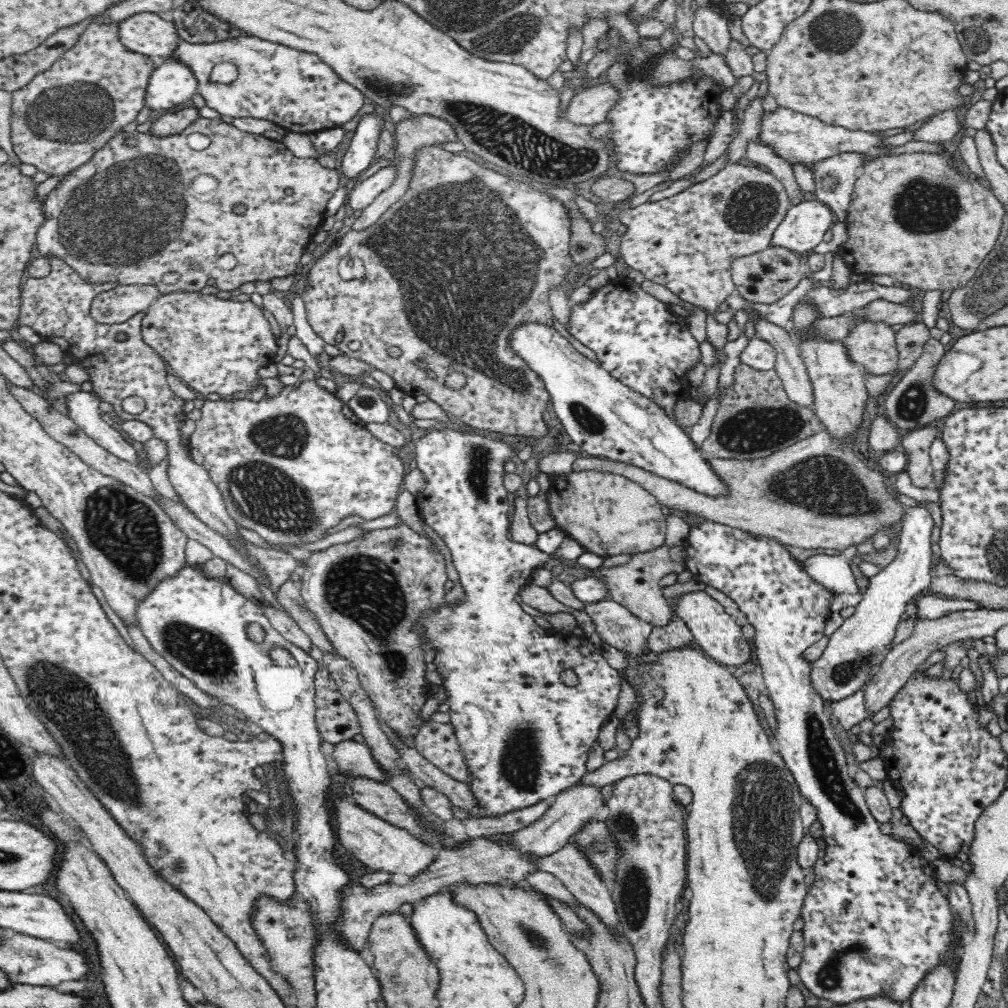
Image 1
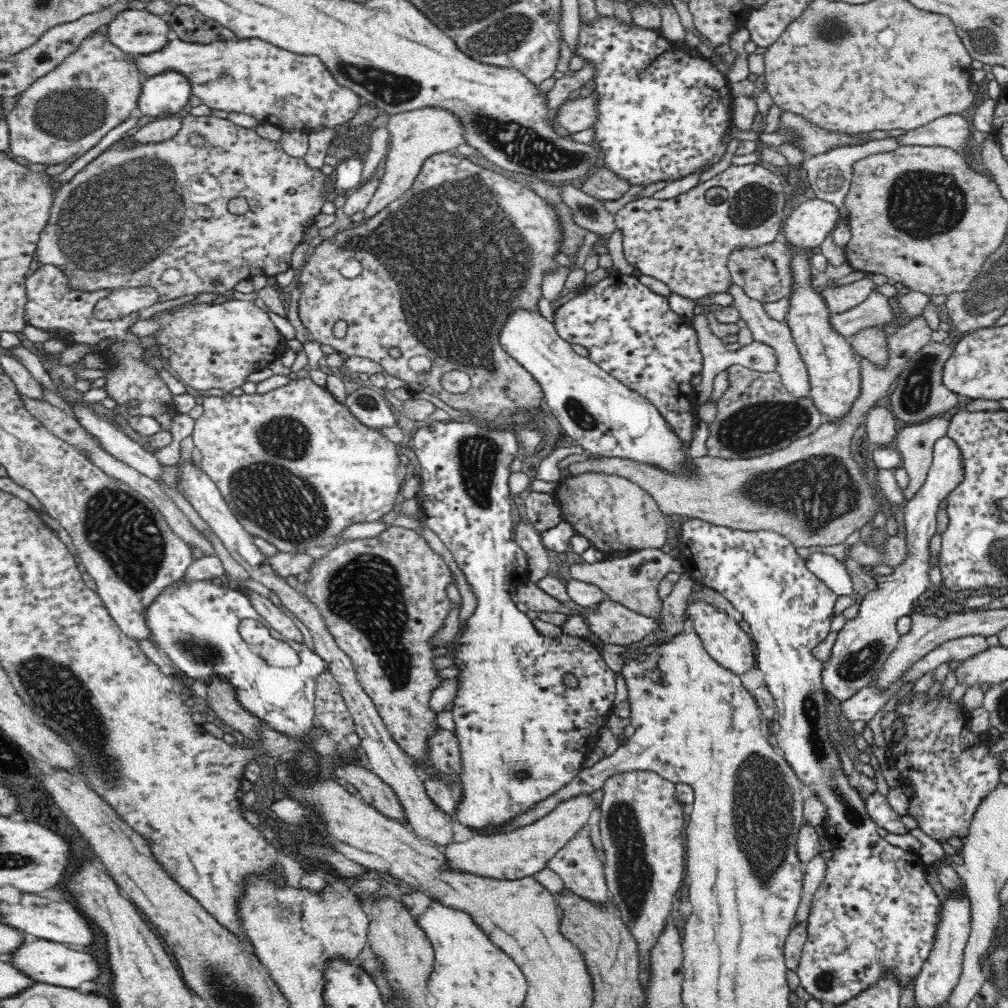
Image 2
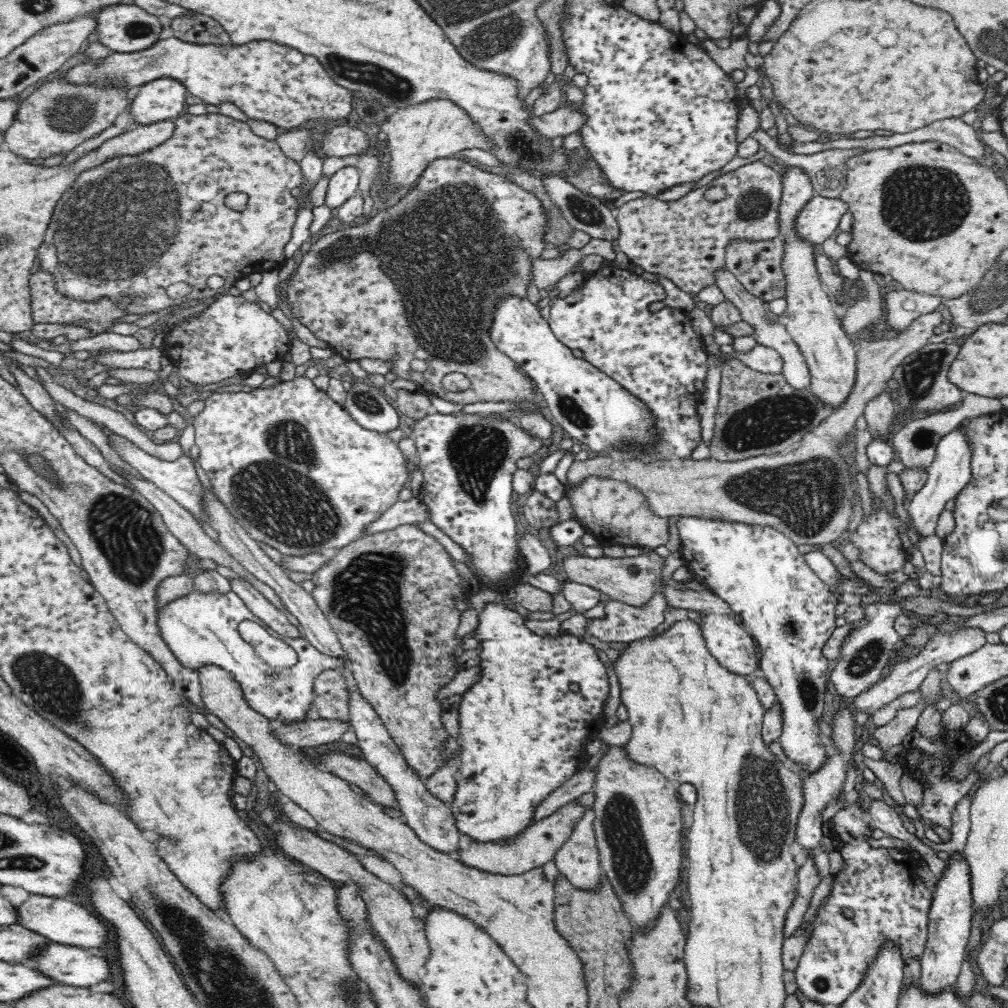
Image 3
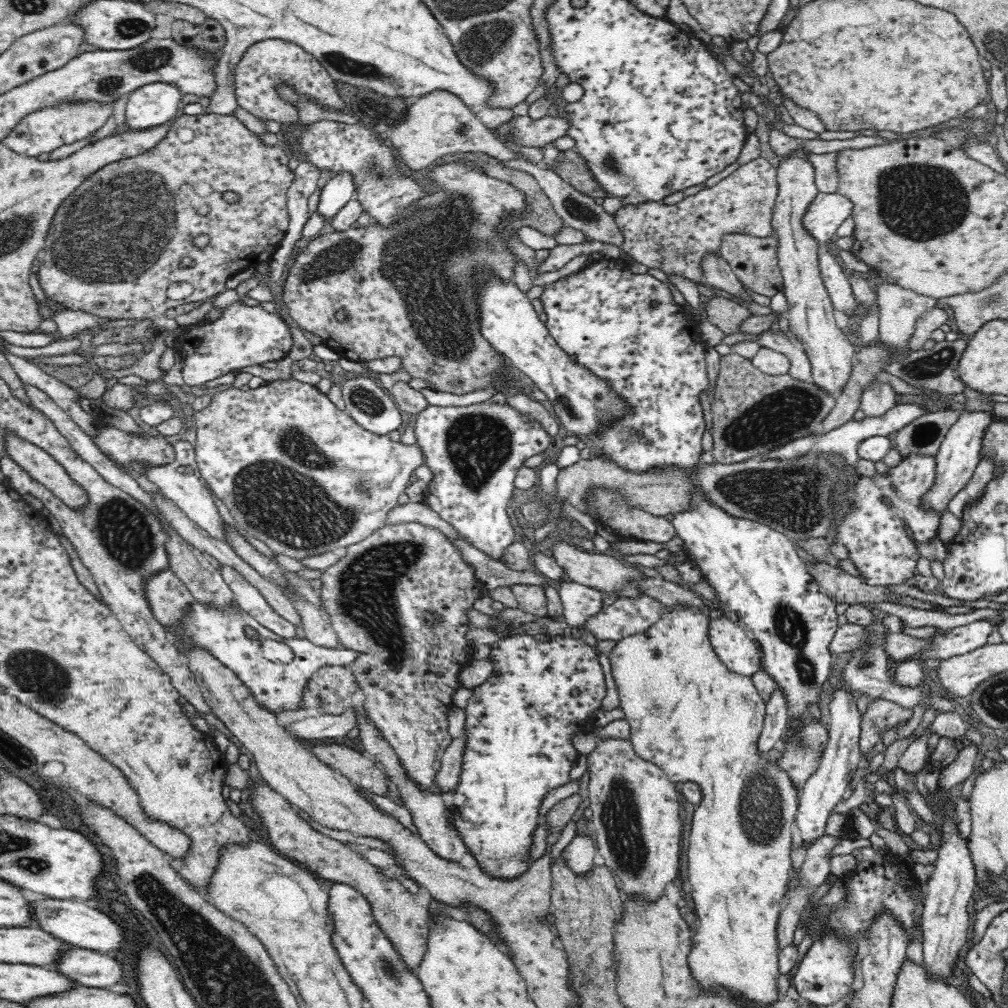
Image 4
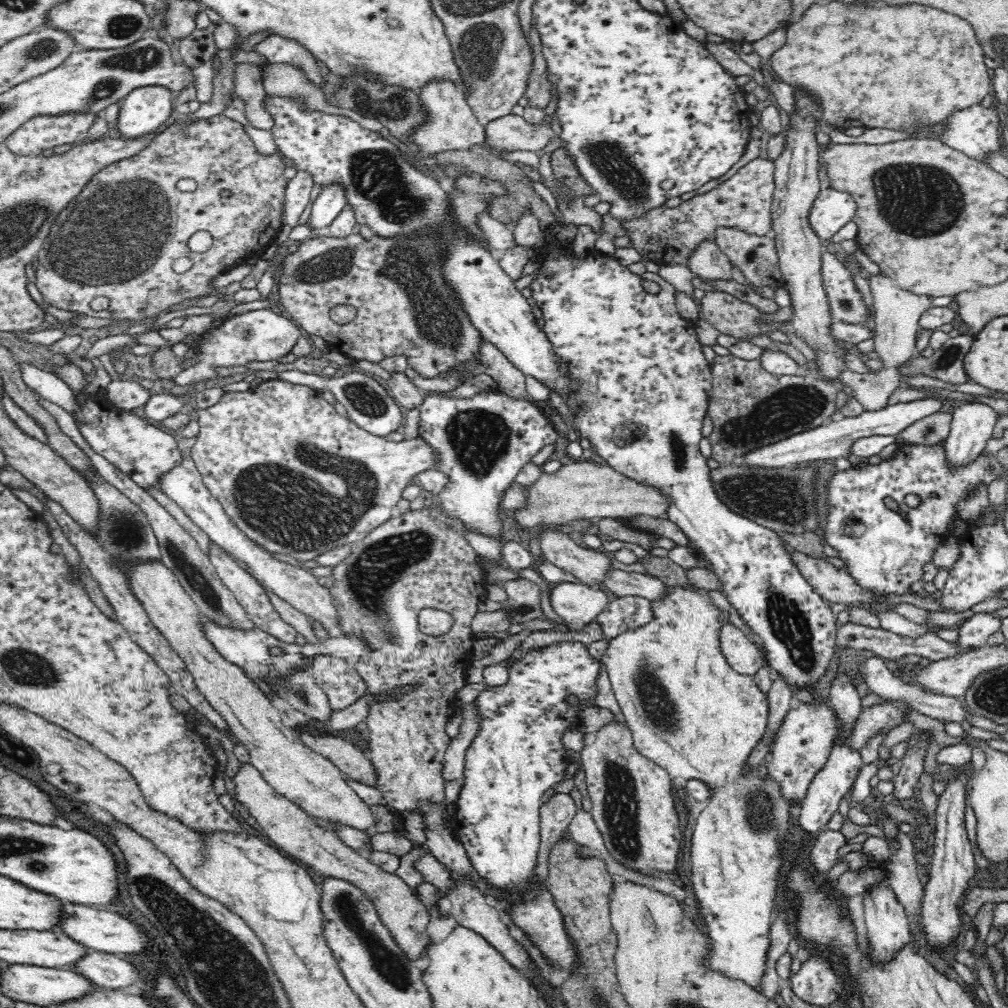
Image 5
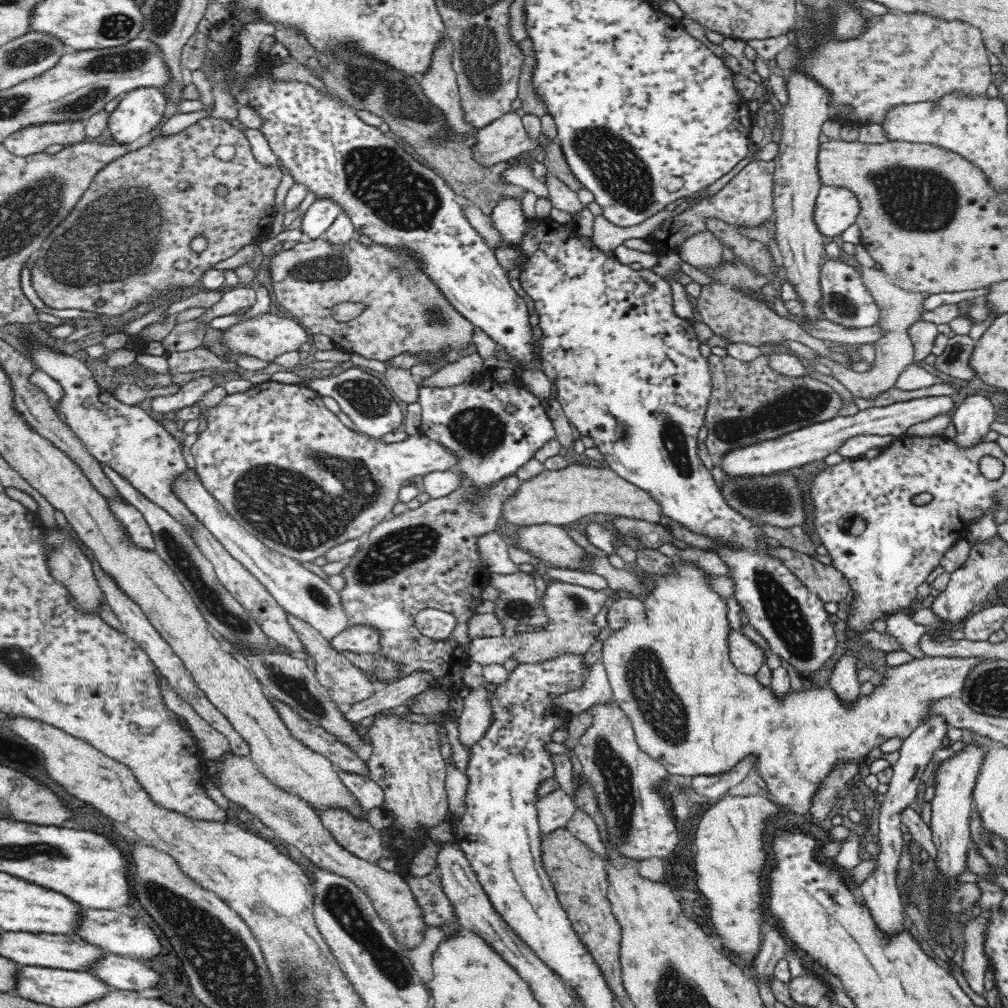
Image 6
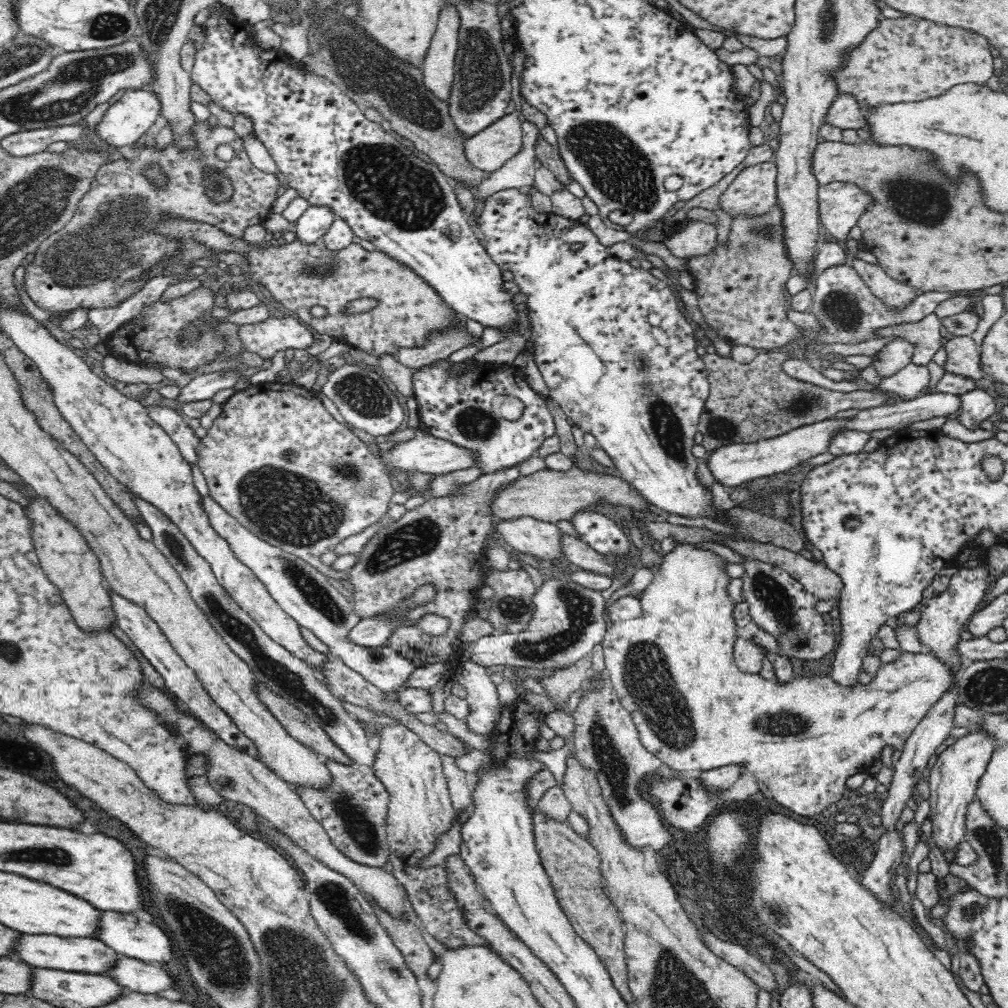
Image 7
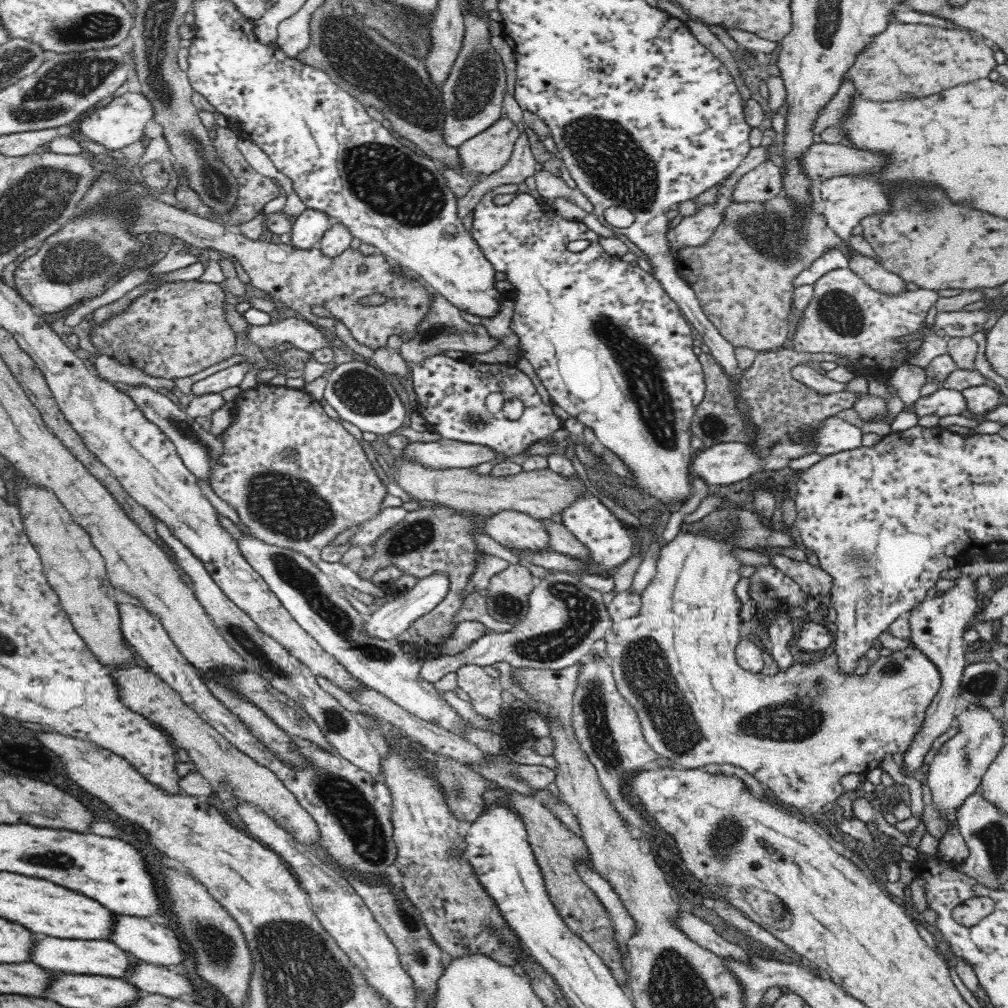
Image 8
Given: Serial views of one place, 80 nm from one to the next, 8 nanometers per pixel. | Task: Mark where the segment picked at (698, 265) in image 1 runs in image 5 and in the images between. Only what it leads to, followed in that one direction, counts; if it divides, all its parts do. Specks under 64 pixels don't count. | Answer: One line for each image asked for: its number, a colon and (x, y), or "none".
2: (685, 242)
3: (684, 241)
4: (673, 238)
5: (743, 202)

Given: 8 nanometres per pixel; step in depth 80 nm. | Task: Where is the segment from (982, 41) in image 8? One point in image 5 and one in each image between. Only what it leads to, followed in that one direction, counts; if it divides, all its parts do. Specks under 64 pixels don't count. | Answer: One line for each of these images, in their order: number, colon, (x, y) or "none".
5: (880, 66)
6: (901, 58)
7: (906, 59)

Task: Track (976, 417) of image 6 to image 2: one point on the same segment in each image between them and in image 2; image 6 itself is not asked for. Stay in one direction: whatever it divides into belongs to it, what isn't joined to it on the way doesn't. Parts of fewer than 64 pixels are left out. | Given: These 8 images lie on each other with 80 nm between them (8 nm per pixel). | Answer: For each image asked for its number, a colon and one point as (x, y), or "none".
2: (864, 644)
3: (950, 471)
4: (960, 451)
5: (973, 422)

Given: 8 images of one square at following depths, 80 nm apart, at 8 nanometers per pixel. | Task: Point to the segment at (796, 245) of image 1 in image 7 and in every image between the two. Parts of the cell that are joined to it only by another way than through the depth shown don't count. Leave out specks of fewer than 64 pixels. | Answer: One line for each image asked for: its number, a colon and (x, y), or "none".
2: (810, 222)
3: (821, 217)
4: (828, 211)
5: (833, 210)
6: (837, 208)
7: (841, 205)

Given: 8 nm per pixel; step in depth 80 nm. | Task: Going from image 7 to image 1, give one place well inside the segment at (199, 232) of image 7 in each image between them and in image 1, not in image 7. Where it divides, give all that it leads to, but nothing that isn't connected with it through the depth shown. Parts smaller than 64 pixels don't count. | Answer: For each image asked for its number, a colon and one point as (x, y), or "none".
1: (486, 249)
2: (442, 265)
3: (419, 281)
4: (407, 290)
5: (404, 307)
6: (406, 312)

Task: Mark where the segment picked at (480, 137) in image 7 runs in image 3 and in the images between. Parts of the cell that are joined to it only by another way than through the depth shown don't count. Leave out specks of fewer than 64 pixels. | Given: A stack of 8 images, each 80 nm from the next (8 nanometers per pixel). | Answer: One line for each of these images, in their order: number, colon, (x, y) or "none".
3: (558, 124)
4: (520, 131)
5: (512, 133)
6: (505, 139)

